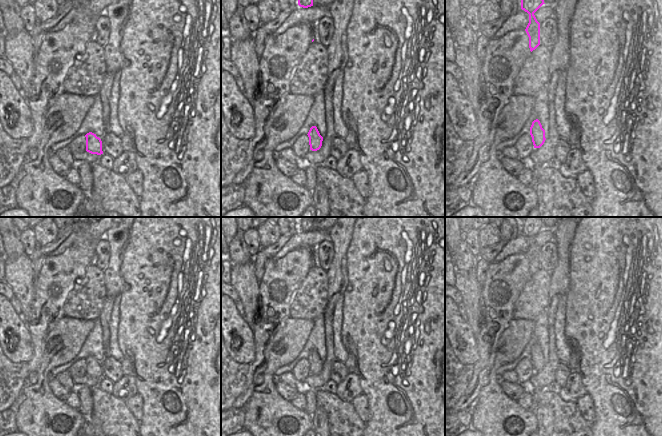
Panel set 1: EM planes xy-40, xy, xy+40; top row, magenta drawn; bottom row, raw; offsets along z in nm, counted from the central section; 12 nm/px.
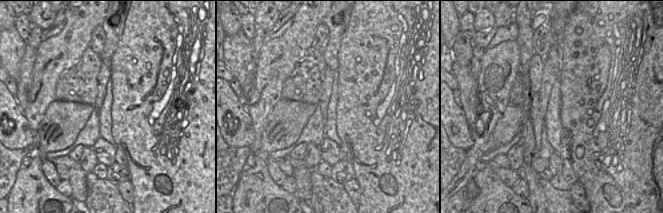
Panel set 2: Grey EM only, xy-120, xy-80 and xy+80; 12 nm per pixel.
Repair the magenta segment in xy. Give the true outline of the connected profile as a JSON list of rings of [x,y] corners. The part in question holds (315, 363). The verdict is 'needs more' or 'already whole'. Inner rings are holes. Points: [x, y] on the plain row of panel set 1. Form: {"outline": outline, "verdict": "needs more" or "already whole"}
{"outline": [[[312,350],[308,356],[310,374],[317,375],[322,370],[323,361],[316,350]]], "verdict": "already whole"}

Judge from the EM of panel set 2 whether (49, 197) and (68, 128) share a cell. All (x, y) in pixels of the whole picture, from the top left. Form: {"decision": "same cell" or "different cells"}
{"decision": "same cell"}

